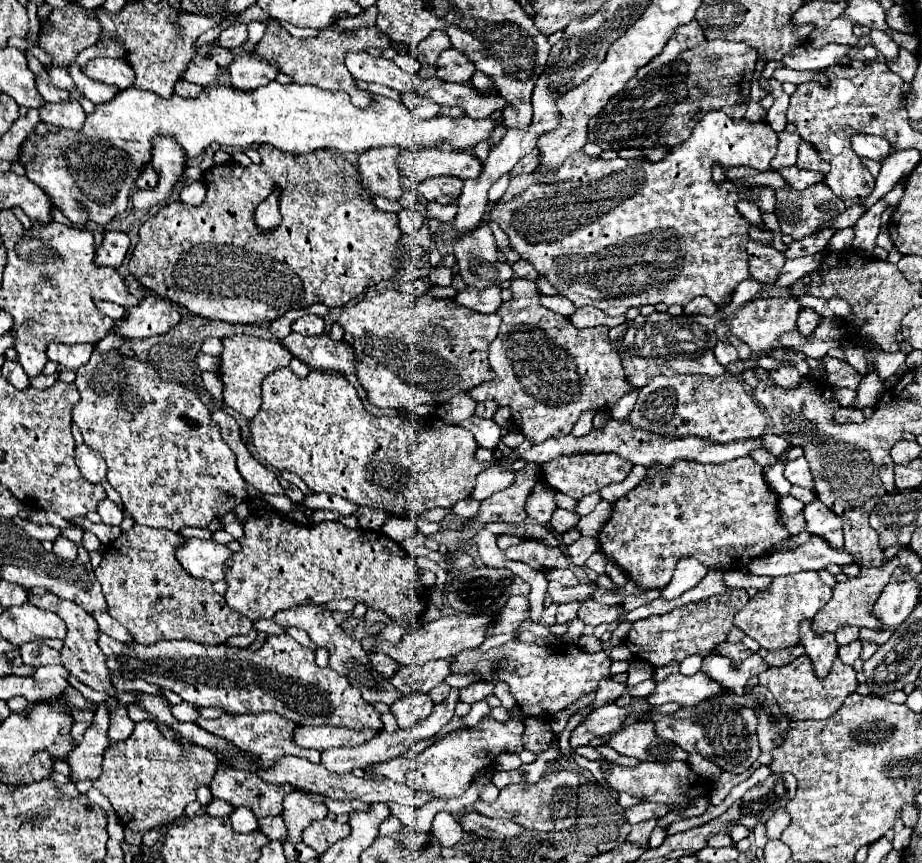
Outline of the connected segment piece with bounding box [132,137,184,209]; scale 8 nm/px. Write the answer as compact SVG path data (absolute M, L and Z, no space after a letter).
M156 139L156 147L152 151L152 167L160 175L160 181L150 191L134 191L132 205L136 209L150 209L172 197L174 185L178 183L184 167L184 155L180 151L180 145L172 143L172 139Z

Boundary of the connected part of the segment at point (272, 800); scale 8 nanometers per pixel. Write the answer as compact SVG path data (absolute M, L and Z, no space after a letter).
M222 767L210 781L210 791L216 799L224 799L234 807L250 807L256 819L282 813L282 799L294 791L292 785L270 785L256 773Z

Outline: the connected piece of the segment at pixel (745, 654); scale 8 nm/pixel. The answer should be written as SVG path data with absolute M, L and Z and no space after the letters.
M725 641L722 645L718 646L716 653L728 657L732 659L732 661L744 661L744 659L748 659L748 657L752 655L752 651L750 651L742 641L734 644Z

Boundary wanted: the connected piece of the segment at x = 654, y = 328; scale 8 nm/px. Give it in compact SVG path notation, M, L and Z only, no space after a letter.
M724 307L720 309L720 315L712 315L712 317L702 317L702 315L678 315L678 317L672 317L668 313L658 313L654 311L652 315L648 317L642 317L642 325L636 325L636 323L622 323L622 325L616 325L608 331L608 341L612 343L612 347L616 347L618 355L622 361L628 361L628 381L634 385L634 387L644 387L648 385L654 377L658 375L666 375L666 377L672 377L672 375L680 375L680 373L700 373L700 375L722 375L724 373L724 367L720 367L720 363L716 363L714 359L714 347L718 343L716 335L714 335L714 327L720 319L726 319L726 311Z

